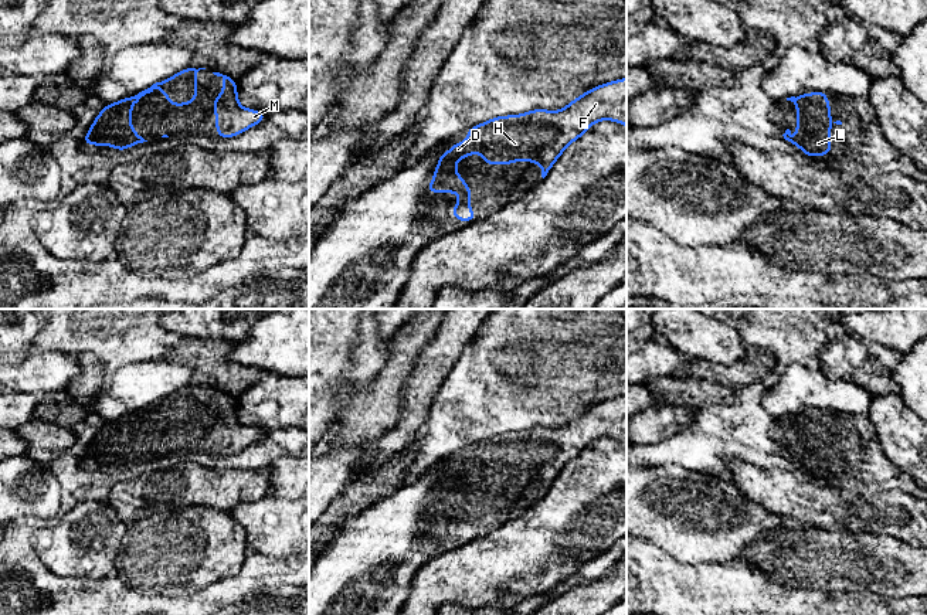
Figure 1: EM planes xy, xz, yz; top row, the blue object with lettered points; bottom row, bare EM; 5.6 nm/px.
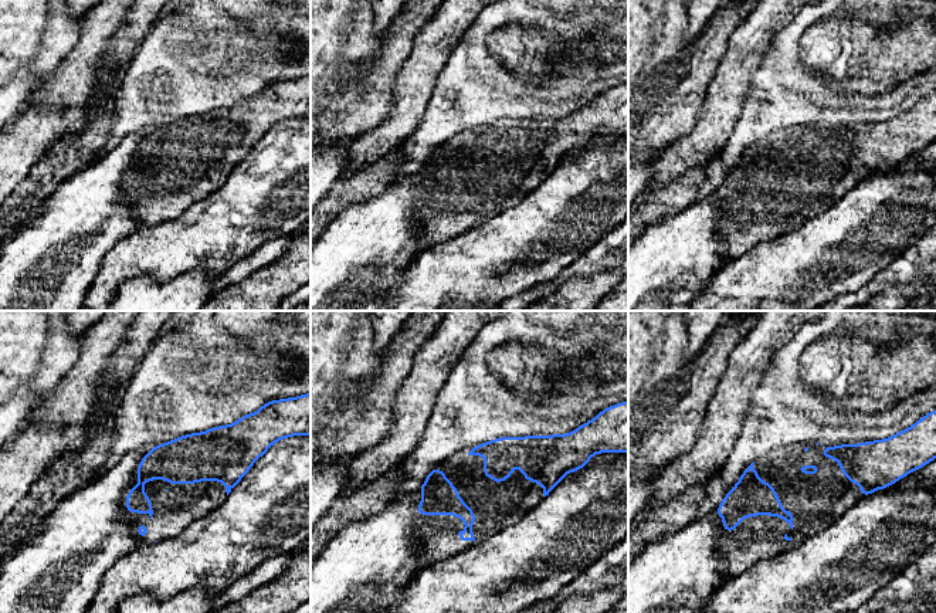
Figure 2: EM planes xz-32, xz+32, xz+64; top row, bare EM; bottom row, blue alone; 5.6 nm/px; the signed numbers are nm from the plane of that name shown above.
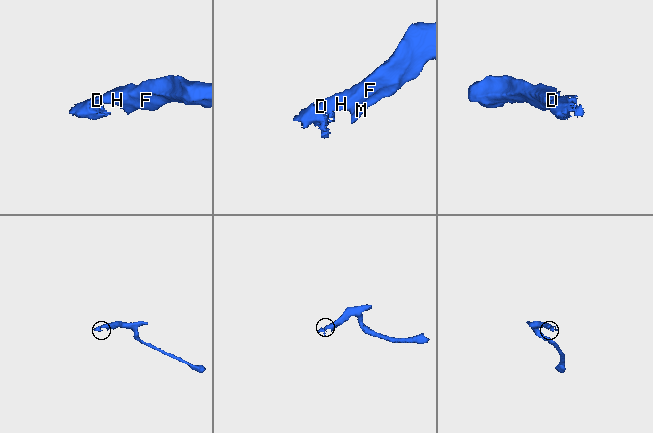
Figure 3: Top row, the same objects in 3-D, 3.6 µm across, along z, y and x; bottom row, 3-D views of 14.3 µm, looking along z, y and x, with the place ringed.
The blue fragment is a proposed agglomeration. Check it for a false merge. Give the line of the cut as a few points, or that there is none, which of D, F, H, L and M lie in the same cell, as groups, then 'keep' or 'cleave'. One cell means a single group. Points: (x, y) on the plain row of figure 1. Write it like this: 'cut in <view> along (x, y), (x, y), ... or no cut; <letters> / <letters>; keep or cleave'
no cut; D F H L M; keep

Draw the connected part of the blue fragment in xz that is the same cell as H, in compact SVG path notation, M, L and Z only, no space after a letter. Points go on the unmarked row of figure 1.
M627 395L585 408L560 428L533 427L522 432L495 434L492 438L469 445L465 459L454 461L449 469L441 470L427 510L458 512L461 516L451 531L458 538L475 538L476 531L469 523L473 509L468 506L466 499L458 492L456 479L473 470L479 470L485 482L532 479L541 483L541 495L544 496L561 470L600 438L614 438L627 445Z

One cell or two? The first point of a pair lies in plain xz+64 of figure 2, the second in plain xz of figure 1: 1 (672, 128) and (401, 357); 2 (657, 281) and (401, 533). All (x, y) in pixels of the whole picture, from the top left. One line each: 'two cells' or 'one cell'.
1: one cell
2: one cell

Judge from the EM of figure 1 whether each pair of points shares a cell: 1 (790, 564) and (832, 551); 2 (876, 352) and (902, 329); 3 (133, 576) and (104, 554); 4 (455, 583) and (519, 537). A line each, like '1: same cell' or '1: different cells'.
1: same cell
2: different cells
3: different cells
4: same cell

